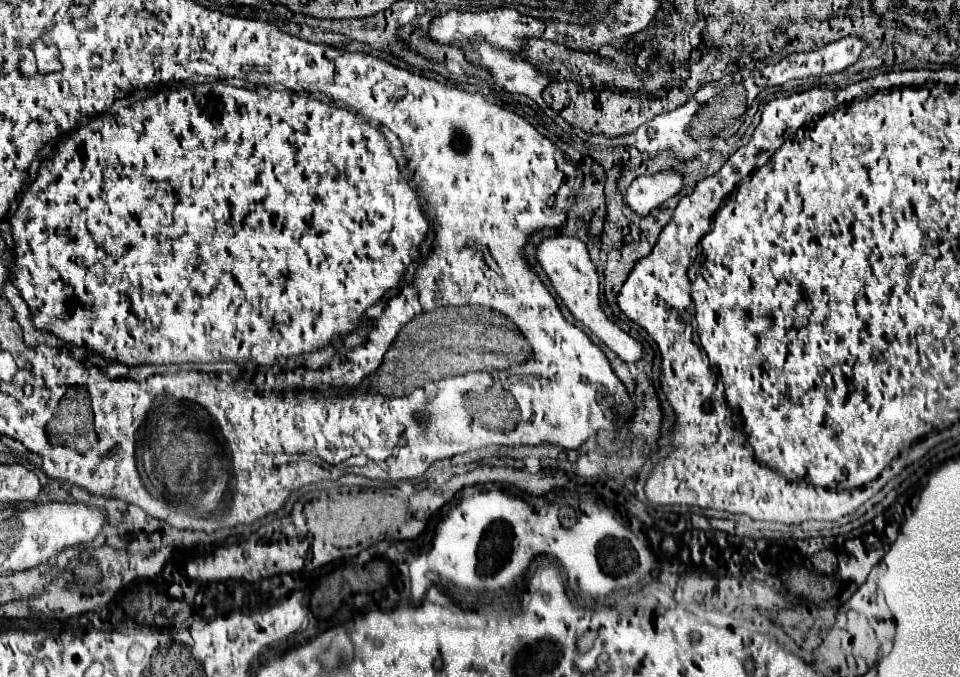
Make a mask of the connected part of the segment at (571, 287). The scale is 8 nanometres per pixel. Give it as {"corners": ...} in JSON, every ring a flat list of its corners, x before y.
{"corners":[[557,236,557,238,545,238,539,244,537,250,537,260,543,266,545,274,549,276,555,292,561,296,561,300,567,304,567,308,571,310,571,314,589,330,593,332,603,344,607,344,621,360,625,360,627,364,633,364,637,360,643,358,643,346,631,338,629,334,625,334,617,324,613,324,599,302,599,274,597,274,597,266,593,264,589,250,585,246,585,242,581,242,579,238,569,238,569,236]]}

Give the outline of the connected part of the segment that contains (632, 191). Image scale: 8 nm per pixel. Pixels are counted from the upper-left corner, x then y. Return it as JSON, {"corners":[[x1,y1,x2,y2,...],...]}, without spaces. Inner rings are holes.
{"corners":[[663,170,653,176,639,176,627,188,627,204,641,216,647,216,653,208,669,200,683,190,683,176,675,170]]}

